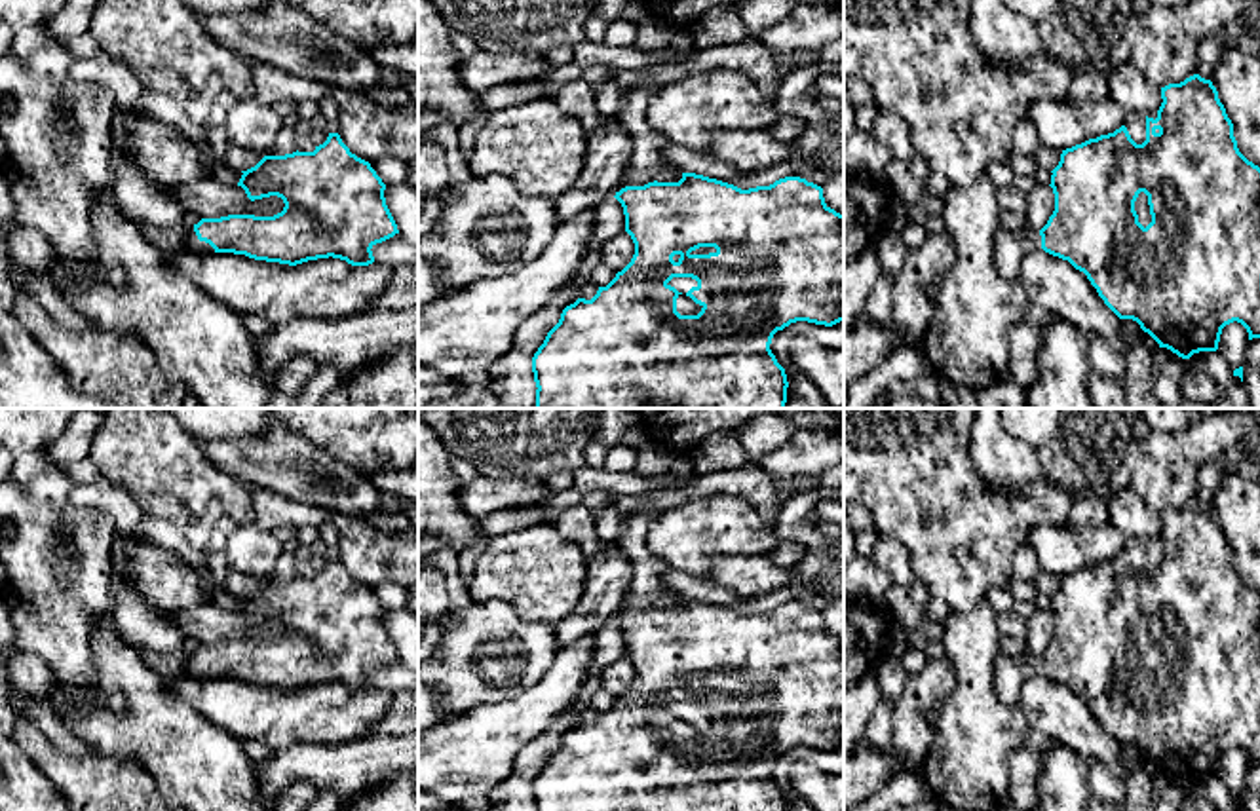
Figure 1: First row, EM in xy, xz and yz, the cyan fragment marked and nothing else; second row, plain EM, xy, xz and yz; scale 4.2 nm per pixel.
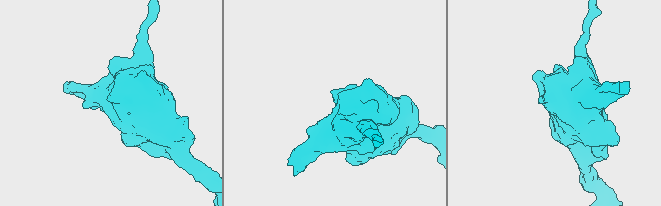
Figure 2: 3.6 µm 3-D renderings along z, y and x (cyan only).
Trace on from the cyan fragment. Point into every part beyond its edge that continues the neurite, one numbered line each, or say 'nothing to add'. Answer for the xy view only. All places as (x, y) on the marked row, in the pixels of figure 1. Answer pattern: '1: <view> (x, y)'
1: xy (190, 242)

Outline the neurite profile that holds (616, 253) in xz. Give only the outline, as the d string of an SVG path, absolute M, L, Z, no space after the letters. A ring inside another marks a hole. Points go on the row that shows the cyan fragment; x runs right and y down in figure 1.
M625 230L597 245L597 249L601 253L601 264L608 266L616 273L621 272L635 255L635 243Z

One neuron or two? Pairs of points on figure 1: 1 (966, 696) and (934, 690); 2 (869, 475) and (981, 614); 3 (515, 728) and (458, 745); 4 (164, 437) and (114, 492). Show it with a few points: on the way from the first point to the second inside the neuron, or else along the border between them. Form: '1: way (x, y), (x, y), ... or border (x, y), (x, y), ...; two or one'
1: border (945, 656), (954, 686), (937, 711), (934, 734); two
2: border (985, 595), (970, 610), (951, 612); two
3: way (502, 728), (479, 745), (472, 745); one
4: border (101, 473), (118, 481), (143, 509); two

